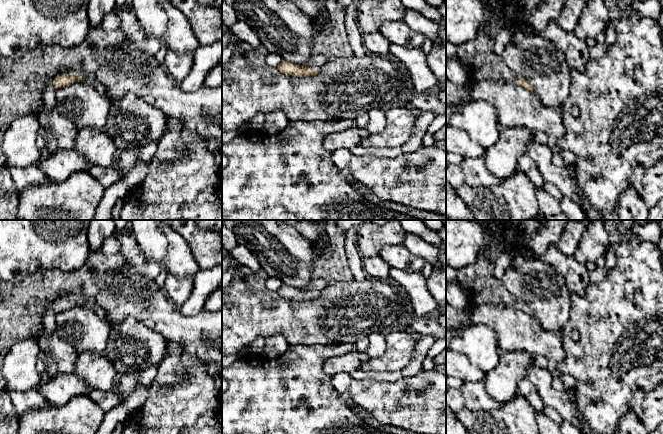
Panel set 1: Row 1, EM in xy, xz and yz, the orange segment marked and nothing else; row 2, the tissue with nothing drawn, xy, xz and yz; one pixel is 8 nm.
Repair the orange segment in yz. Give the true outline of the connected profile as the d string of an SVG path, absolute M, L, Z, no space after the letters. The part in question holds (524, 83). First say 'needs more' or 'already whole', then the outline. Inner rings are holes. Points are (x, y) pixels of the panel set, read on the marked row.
needs more; M482 26L473 40L456 45L458 59L467 78L519 84L533 93L529 82L507 67L495 54L496 34L497 30L491 26Z

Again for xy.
needs more; M69 71L65 74L59 74L53 79L53 86L55 91L60 88L67 87L70 84L80 81L86 82L92 85L98 93L106 94L106 89L104 86L97 80L97 78L89 73L77 73L74 71Z

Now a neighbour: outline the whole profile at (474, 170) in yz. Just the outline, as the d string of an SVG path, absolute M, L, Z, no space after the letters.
M484 155L477 158L464 158L458 167L464 176L464 183L472 187L492 186L503 181L487 169Z

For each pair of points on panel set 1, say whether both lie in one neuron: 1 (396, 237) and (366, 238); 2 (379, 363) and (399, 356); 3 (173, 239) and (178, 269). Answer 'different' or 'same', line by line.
1: same
2: same
3: same

